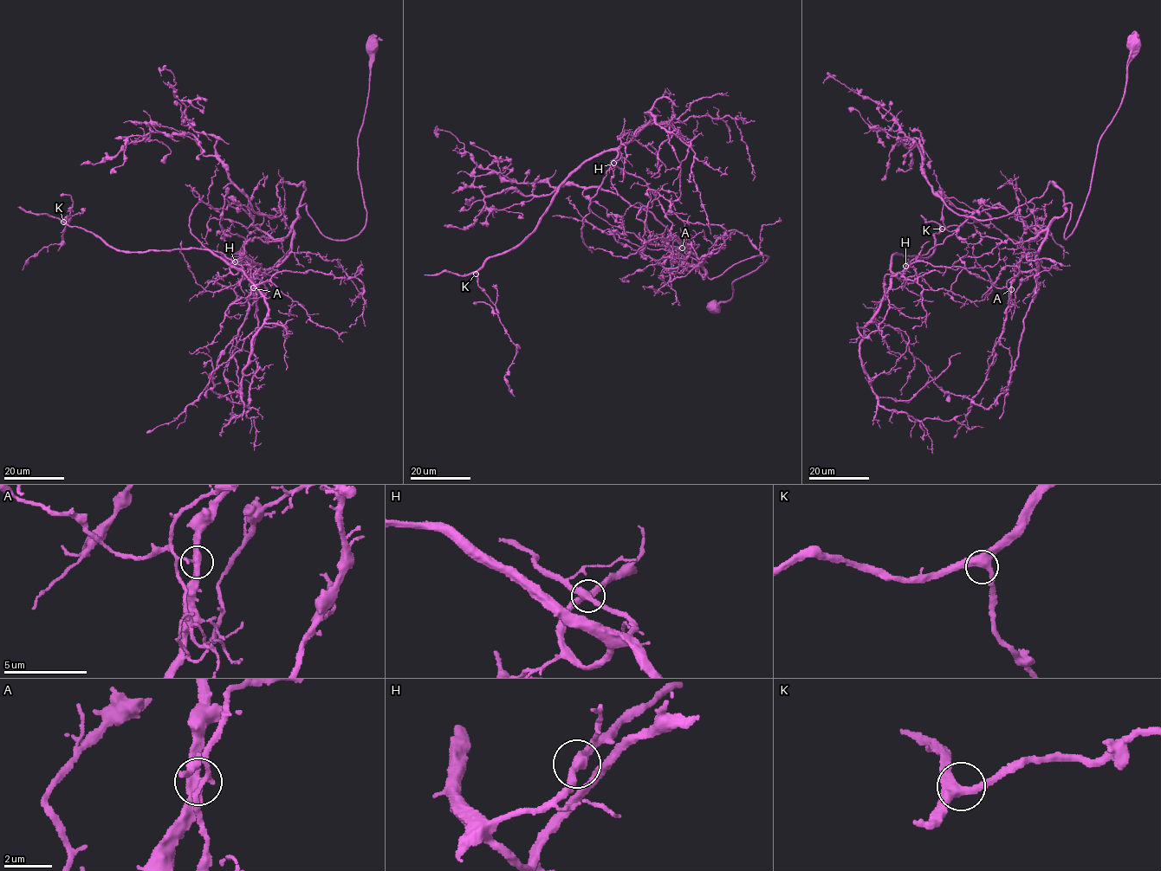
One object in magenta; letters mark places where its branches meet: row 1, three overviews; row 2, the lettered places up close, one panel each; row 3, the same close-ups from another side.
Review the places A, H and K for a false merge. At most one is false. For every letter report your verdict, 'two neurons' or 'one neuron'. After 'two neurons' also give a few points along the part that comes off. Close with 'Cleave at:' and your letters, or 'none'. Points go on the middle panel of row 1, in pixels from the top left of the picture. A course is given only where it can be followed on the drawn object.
A: two neurons; foreign part runs (682, 248), (619, 151), (580, 164), (477, 272), (516, 350), (515, 396)
H: one neuron
K: one neuron
Cleave at: A

